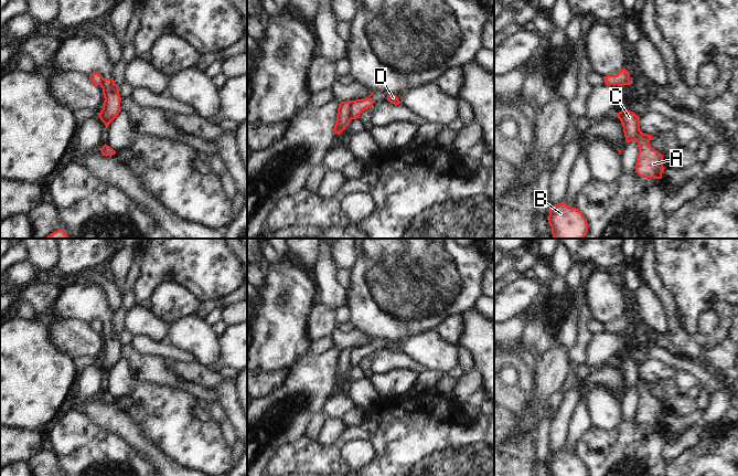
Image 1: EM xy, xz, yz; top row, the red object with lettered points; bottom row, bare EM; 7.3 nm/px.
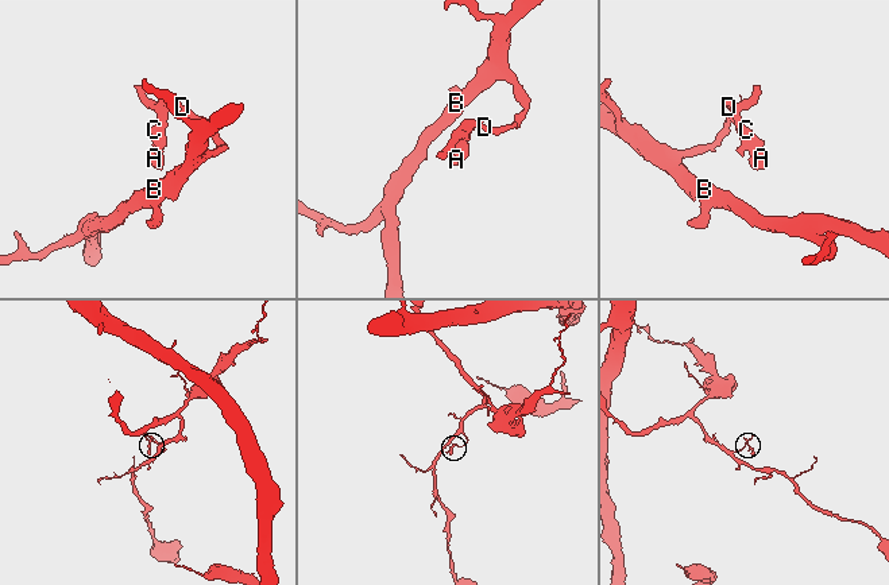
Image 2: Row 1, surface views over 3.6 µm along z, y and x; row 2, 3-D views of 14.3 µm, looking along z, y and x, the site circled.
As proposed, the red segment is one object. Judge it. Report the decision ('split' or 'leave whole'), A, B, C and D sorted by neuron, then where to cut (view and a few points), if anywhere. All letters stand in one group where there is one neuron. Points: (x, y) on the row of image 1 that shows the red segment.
split; A C / B D; cut in xz along (354, 101), (348, 113), (351, 119)

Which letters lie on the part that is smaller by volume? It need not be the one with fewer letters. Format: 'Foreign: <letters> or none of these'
Foreign: A, C

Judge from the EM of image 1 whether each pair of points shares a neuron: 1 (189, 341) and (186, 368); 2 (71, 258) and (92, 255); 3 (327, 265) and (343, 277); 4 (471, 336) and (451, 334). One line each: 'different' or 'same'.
1: different
2: same
3: different
4: different

